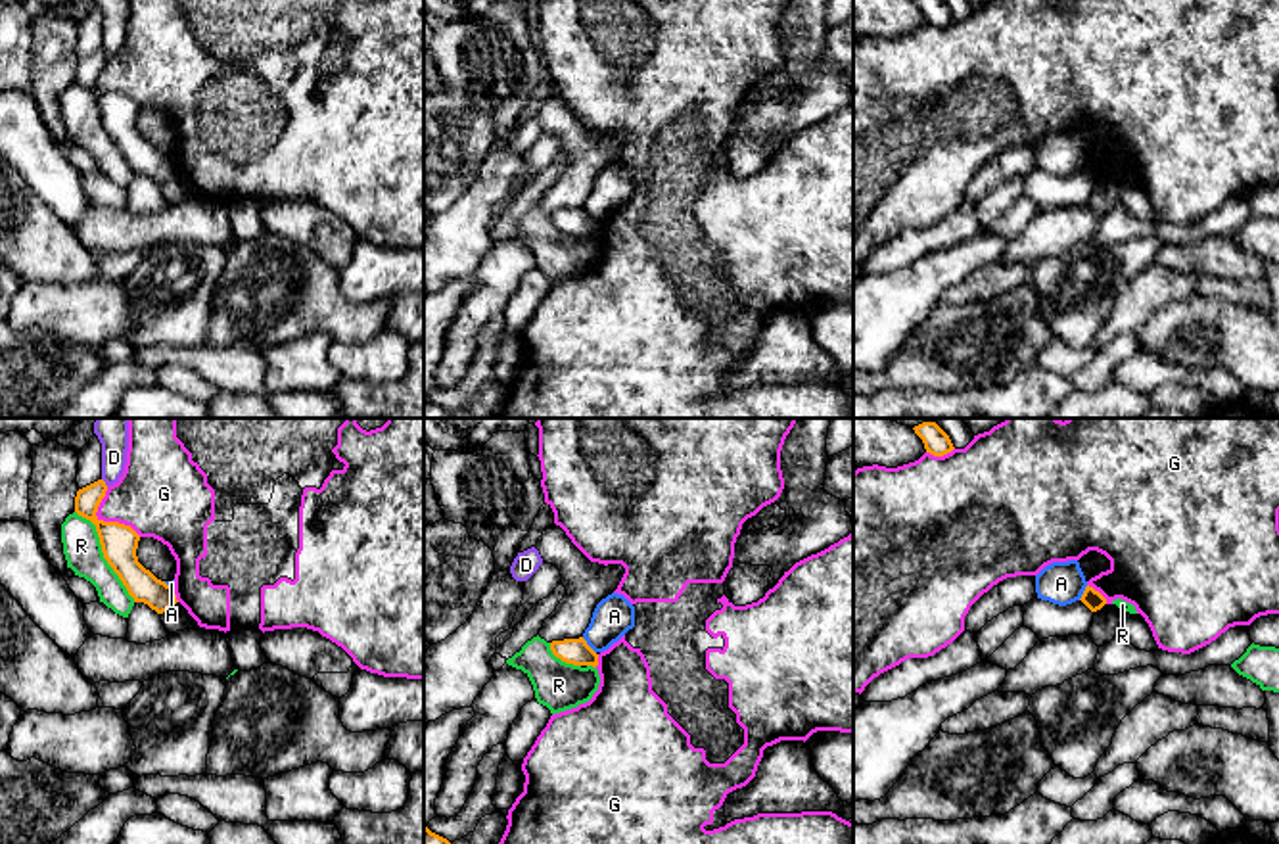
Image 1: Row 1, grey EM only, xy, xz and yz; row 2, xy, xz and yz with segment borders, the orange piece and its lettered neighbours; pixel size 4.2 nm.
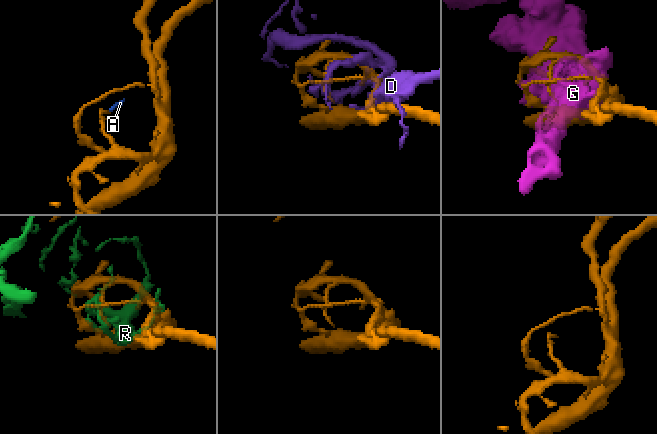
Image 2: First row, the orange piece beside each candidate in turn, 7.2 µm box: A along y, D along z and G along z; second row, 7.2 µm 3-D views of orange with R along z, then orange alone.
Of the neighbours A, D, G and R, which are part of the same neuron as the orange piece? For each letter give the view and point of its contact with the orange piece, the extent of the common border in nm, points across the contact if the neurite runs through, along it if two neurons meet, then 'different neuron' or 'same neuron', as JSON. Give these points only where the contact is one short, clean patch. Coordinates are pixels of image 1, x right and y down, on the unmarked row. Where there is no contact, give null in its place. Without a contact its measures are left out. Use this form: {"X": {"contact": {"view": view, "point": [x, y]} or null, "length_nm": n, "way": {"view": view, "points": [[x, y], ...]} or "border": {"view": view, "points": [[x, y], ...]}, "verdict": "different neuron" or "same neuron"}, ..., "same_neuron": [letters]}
{"A": {"contact": {"view": "xz", "point": [587, 215]}, "length_nm": 90, "border": {"view": "xz", "points": [[581, 208], [595, 223]]}, "verdict": "different neuron"}, "D": {"contact": {"view": "xy", "point": [104, 52]}, "length_nm": 50, "verdict": "different neuron"}, "G": {"contact": {"view": "xy", "point": [106, 93]}, "length_nm": 260, "verdict": "different neuron"}, "R": {"contact": {"view": "xy", "point": [104, 125]}, "length_nm": 460, "verdict": "different neuron"}, "same_neuron": []}

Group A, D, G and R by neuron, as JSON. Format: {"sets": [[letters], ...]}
{"sets": [["A"], ["D"], ["G"], ["R"]]}

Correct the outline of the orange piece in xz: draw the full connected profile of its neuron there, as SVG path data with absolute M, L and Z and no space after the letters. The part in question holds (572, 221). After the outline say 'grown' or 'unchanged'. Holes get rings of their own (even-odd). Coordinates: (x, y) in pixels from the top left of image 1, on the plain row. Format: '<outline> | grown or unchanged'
M583 207L552 211L550 221L556 228L573 236L598 236L598 224L587 215Z | unchanged

